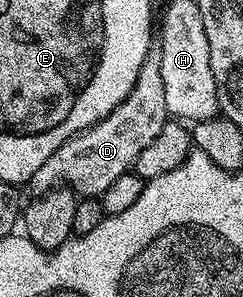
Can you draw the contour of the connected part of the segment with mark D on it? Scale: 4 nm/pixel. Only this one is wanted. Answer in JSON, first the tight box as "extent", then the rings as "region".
{"extent":[29,52,168,199],"region":[[[152,52],[141,64],[141,72],[137,74],[129,96],[125,96],[125,100],[121,100],[121,104],[117,104],[109,116],[65,140],[65,144],[61,144],[61,148],[57,148],[57,152],[53,152],[53,156],[49,156],[49,160],[45,160],[37,172],[33,172],[29,183],[30,193],[38,196],[62,184],[83,198],[98,199],[107,191],[109,184],[117,180],[117,176],[128,173],[134,167],[137,156],[141,156],[141,152],[157,137],[157,132],[161,132],[168,120],[161,60],[158,53]]]}

